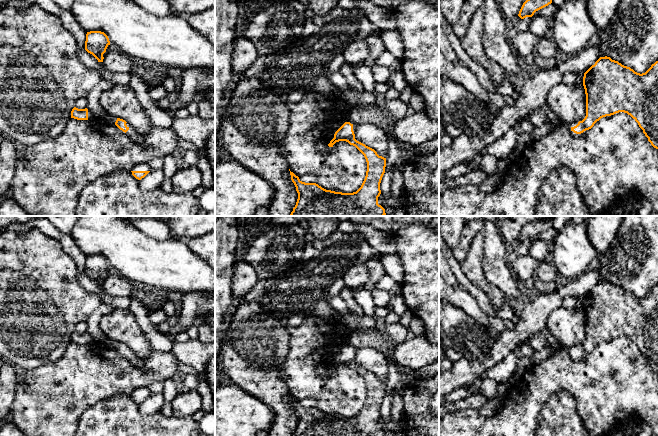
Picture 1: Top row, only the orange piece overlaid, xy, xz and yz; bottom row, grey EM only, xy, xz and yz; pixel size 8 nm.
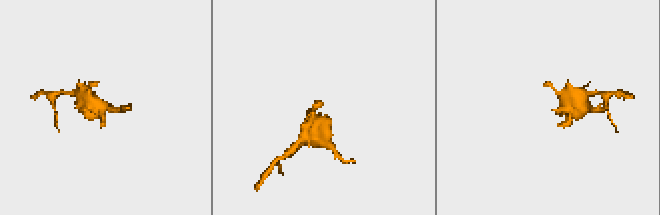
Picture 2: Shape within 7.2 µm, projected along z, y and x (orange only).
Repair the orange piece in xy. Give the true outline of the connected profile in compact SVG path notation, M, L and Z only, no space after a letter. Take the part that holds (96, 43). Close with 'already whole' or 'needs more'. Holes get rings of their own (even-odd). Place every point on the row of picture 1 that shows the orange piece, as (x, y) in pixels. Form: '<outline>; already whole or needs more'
M90 31L86 34L85 50L92 54L98 62L103 62L103 54L110 45L108 36L101 31Z; already whole

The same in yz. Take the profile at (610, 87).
M600 57L584 73L583 86L586 94L586 116L582 121L571 123L571 134L574 137L591 129L601 118L624 112L638 123L651 145L658 149L658 61L640 74L610 57Z; needs more

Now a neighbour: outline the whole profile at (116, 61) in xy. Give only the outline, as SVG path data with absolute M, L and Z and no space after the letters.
M111 46L103 59L103 67L114 73L126 74L136 68L136 61Z

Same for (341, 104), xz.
M340 96L336 98L334 106L340 111L346 111L351 107L350 104Z

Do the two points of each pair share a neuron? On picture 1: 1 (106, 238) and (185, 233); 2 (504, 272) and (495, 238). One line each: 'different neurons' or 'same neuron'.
1: different neurons
2: same neuron

